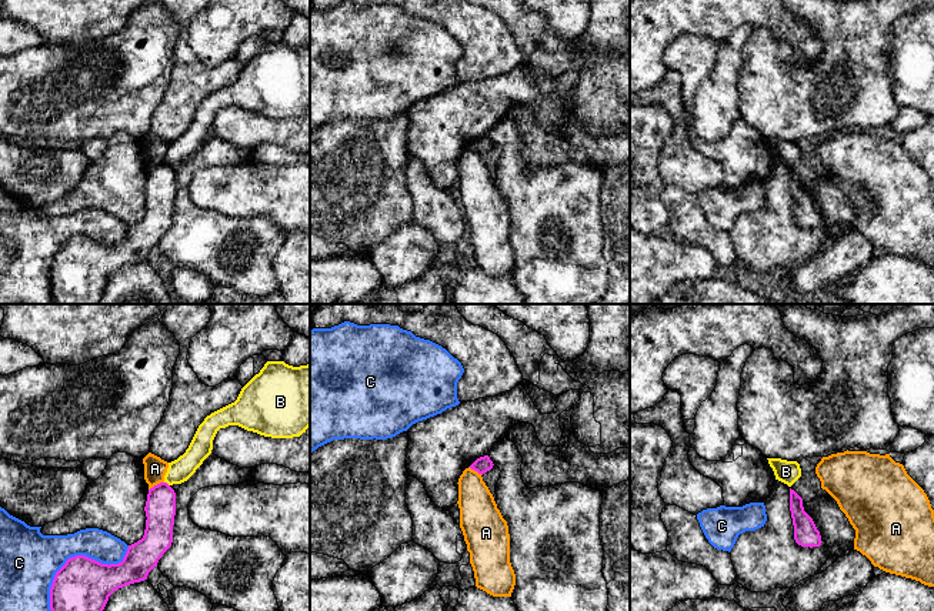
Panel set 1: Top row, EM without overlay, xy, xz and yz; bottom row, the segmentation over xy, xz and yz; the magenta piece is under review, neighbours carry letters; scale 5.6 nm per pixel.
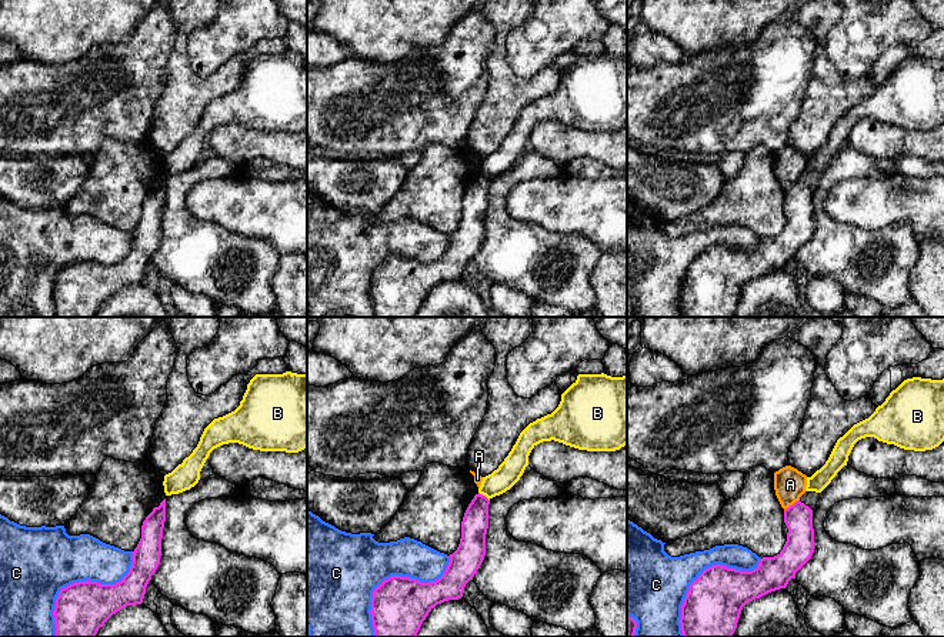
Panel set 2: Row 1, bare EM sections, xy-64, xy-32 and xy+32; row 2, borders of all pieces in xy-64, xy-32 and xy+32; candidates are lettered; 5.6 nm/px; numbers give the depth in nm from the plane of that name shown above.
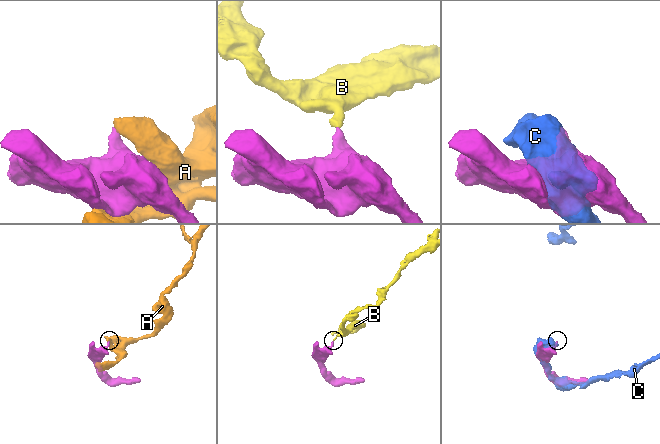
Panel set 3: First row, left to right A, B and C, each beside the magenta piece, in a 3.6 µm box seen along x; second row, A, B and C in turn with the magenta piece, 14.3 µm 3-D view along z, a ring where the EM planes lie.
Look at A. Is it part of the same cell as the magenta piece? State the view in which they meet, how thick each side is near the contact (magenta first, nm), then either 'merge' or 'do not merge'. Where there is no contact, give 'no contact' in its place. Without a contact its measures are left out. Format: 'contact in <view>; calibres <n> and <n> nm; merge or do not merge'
contact in xy; calibres 180 and 130 nm; do not merge

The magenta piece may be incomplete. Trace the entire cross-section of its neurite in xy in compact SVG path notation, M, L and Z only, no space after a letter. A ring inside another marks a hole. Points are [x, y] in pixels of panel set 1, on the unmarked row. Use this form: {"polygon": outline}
{"polygon": "M167 163L149 170L146 181L146 210L141 220L129 226L119 244L101 244L86 236L76 236L56 253L50 268L50 290L54 304L99 304L109 277L119 268L147 260L159 240L173 223L176 173Z"}

